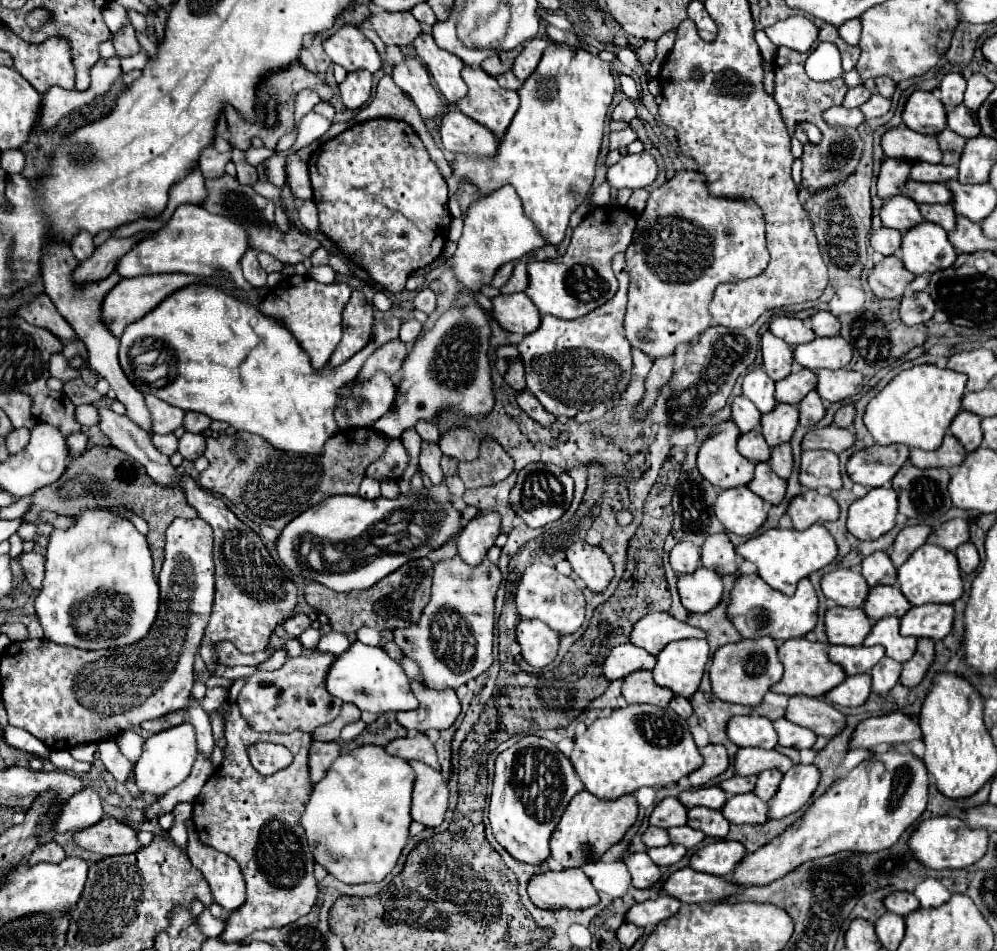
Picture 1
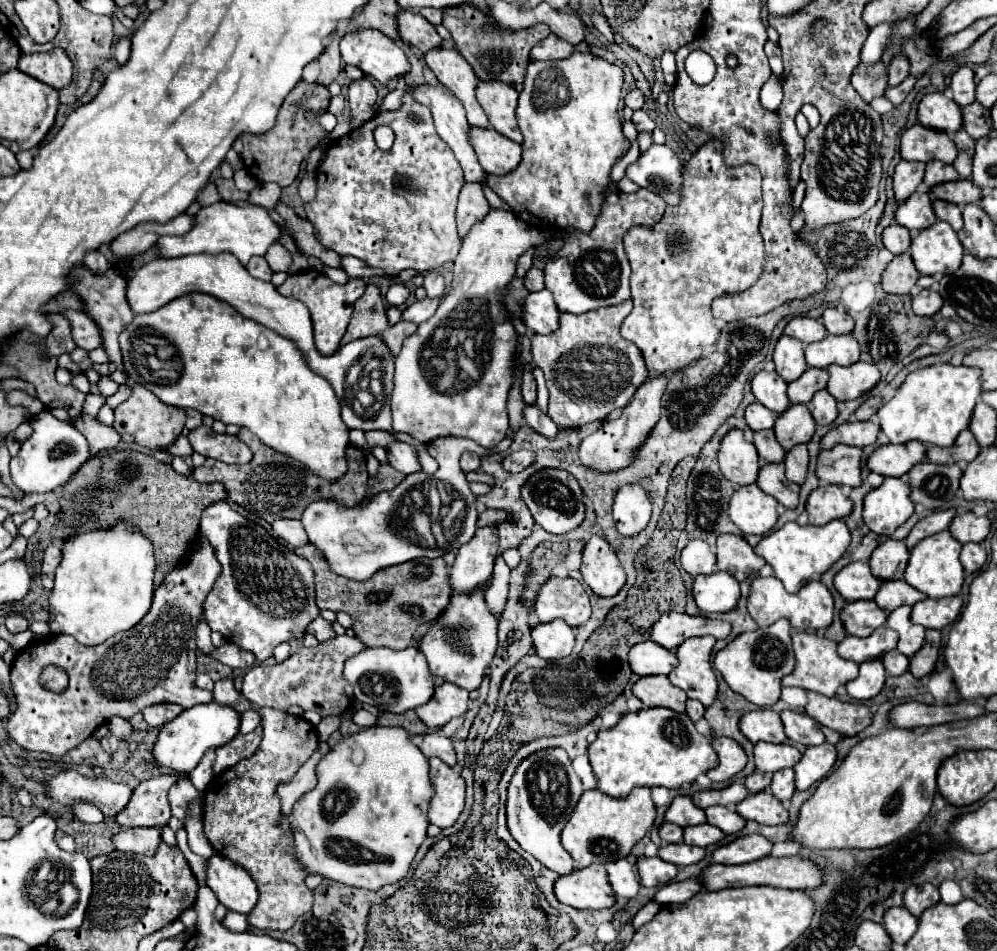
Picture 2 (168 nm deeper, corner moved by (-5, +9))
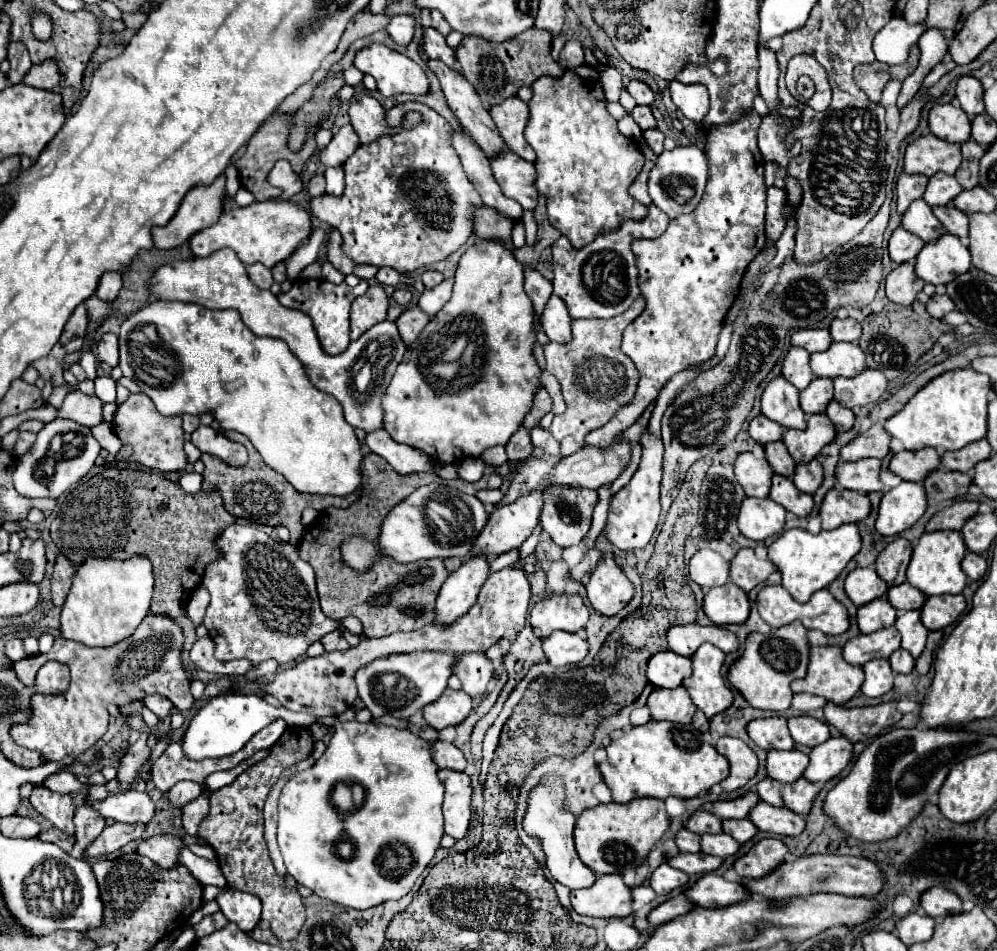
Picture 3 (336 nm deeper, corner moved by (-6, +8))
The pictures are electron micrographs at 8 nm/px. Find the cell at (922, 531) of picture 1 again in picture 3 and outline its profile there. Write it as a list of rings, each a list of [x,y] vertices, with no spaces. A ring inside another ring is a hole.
[[[957,501],[951,507],[945,507],[939,513],[935,513],[929,519],[925,531],[927,533],[931,533],[931,531],[945,531],[945,529],[959,531],[963,527],[963,523],[977,513],[977,507],[979,507],[979,503],[975,503],[975,501]]]

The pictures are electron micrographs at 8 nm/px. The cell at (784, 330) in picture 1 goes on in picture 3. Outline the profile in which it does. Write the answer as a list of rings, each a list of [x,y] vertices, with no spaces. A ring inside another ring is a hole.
[[[799,329],[791,333],[791,345],[805,347],[809,353],[825,351],[831,345],[831,335],[827,329]]]

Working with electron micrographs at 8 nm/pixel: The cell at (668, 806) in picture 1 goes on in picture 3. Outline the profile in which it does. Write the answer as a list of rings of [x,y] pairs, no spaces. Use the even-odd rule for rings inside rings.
[[[695,811],[693,815],[689,815],[683,821],[683,827],[697,833],[697,835],[705,835],[705,833],[719,833],[721,831],[721,821],[713,815],[713,813],[705,813],[705,811]]]

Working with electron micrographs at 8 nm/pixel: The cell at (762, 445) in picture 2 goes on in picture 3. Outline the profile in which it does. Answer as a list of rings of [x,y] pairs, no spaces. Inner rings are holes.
[[[773,441],[773,443],[765,445],[765,459],[769,461],[771,469],[779,475],[791,477],[793,471],[795,471],[795,461],[787,453],[787,447],[781,441]]]

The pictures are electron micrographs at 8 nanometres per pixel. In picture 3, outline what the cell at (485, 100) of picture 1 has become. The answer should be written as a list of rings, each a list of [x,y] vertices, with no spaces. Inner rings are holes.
[[[509,97],[489,109],[505,145],[515,151],[519,157],[527,161],[535,161],[535,151],[523,137],[523,129],[527,123],[527,103],[519,97]]]

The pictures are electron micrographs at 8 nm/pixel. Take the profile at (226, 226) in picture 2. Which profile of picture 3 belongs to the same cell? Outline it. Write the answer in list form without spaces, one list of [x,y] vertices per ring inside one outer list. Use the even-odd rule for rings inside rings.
[[[255,201],[247,207],[237,207],[231,211],[223,211],[219,221],[199,233],[195,233],[189,241],[189,247],[195,257],[207,257],[213,251],[229,247],[237,253],[237,257],[245,263],[262,263],[268,268],[273,268],[279,261],[285,261],[297,245],[309,237],[311,221],[309,213],[293,205],[289,201]]]

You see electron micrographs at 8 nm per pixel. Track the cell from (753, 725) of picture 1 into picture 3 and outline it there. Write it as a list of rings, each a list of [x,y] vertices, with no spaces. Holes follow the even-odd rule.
[[[773,715],[755,719],[747,725],[747,733],[753,743],[765,751],[769,749],[793,749],[793,739],[787,729],[787,719]]]

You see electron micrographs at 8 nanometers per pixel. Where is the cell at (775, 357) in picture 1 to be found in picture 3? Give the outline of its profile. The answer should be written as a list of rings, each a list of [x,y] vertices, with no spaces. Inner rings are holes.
[[[791,347],[789,353],[785,355],[783,365],[781,365],[781,373],[797,389],[805,389],[811,383],[811,379],[813,379],[813,373],[811,373],[811,367],[809,367],[807,349]]]

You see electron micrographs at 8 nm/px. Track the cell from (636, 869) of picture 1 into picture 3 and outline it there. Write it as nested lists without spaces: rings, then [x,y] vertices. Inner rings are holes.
[[[661,863],[661,865],[653,871],[653,875],[651,875],[651,879],[649,879],[649,885],[653,887],[653,891],[655,891],[657,895],[665,895],[665,893],[669,893],[669,891],[673,891],[673,889],[681,889],[687,881],[689,881],[689,875],[687,875],[687,873],[683,873],[683,871],[679,871],[679,869],[673,869],[673,867],[667,865],[667,863]]]

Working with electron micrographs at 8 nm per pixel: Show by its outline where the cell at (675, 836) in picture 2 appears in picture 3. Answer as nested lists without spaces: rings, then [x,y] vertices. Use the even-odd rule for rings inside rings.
[[[681,829],[675,837],[675,843],[679,847],[679,851],[683,853],[697,853],[699,851],[699,835],[687,831],[687,829]]]

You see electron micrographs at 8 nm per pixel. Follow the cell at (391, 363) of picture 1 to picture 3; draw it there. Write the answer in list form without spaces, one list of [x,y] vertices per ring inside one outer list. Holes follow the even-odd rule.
[[[409,307],[401,313],[401,317],[395,321],[397,323],[397,329],[399,329],[399,335],[403,339],[405,345],[411,345],[419,333],[423,331],[423,327],[427,325],[429,317],[423,315],[423,311],[419,307]]]

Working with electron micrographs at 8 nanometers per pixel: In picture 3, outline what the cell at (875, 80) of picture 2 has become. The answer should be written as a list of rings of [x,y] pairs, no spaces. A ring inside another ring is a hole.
[[[873,61],[873,63],[867,63],[867,65],[857,65],[855,71],[853,71],[853,79],[855,79],[855,85],[861,91],[865,91],[865,95],[871,101],[877,103],[881,99],[883,87],[891,79],[889,77],[889,65],[885,65],[881,61]]]

